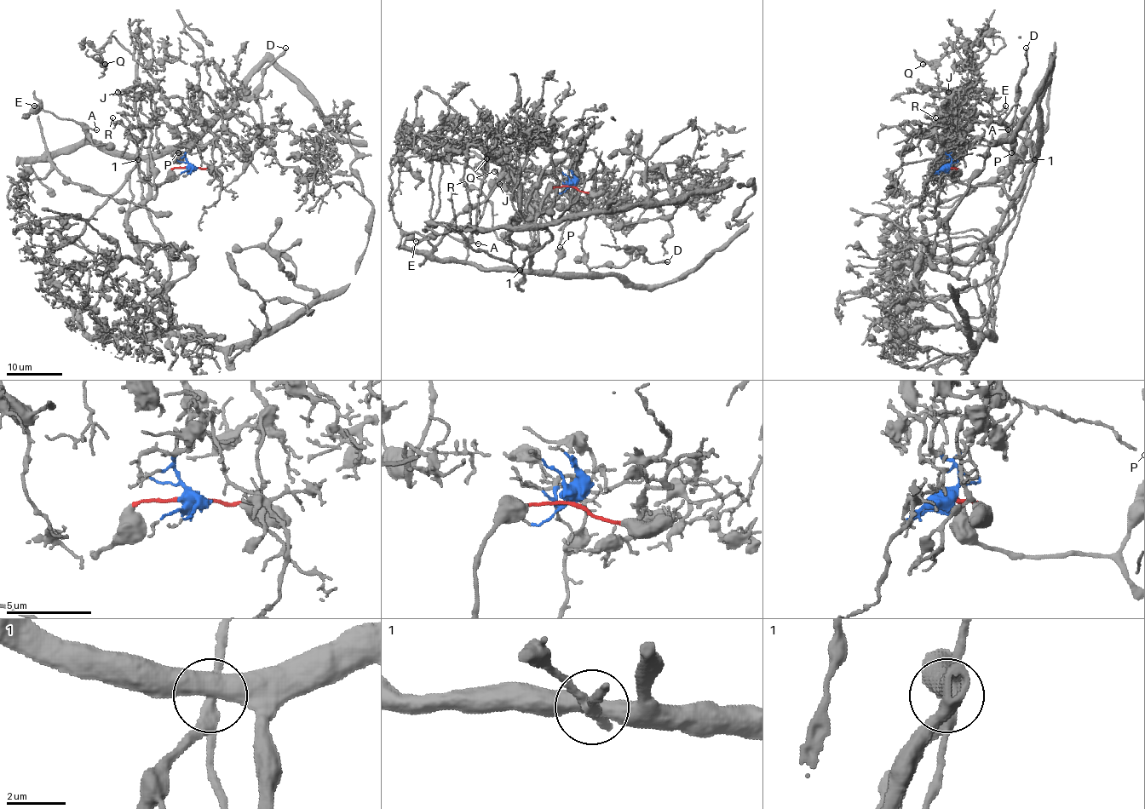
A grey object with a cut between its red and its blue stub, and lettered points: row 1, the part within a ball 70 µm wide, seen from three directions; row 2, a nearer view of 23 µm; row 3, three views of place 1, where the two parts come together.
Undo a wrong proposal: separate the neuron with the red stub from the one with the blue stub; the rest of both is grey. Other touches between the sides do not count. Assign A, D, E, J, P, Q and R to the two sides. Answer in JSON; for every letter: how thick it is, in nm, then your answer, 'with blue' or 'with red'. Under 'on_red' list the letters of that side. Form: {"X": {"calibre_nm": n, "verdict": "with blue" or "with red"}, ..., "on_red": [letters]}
{"A": {"calibre_nm": 100, "verdict": "with red"}, "D": {"calibre_nm": 220, "verdict": "with red"}, "E": {"calibre_nm": 190, "verdict": "with red"}, "J": {"calibre_nm": 130, "verdict": "with blue"}, "P": {"calibre_nm": 550, "verdict": "with red"}, "Q": {"calibre_nm": 110, "verdict": "with blue"}, "R": {"calibre_nm": 100, "verdict": "with blue"}, "on_red": ["A", "D", "E", "P"]}

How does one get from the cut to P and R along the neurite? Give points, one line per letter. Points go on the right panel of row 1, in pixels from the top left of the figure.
P: (950, 168), (963, 184), (999, 186), (1014, 197), (1034, 152), (1022, 162), (1011, 152)
R: (950, 168), (950, 153), (963, 144), (950, 106), (968, 89), (961, 102), (965, 113), (938, 127), (935, 117)

